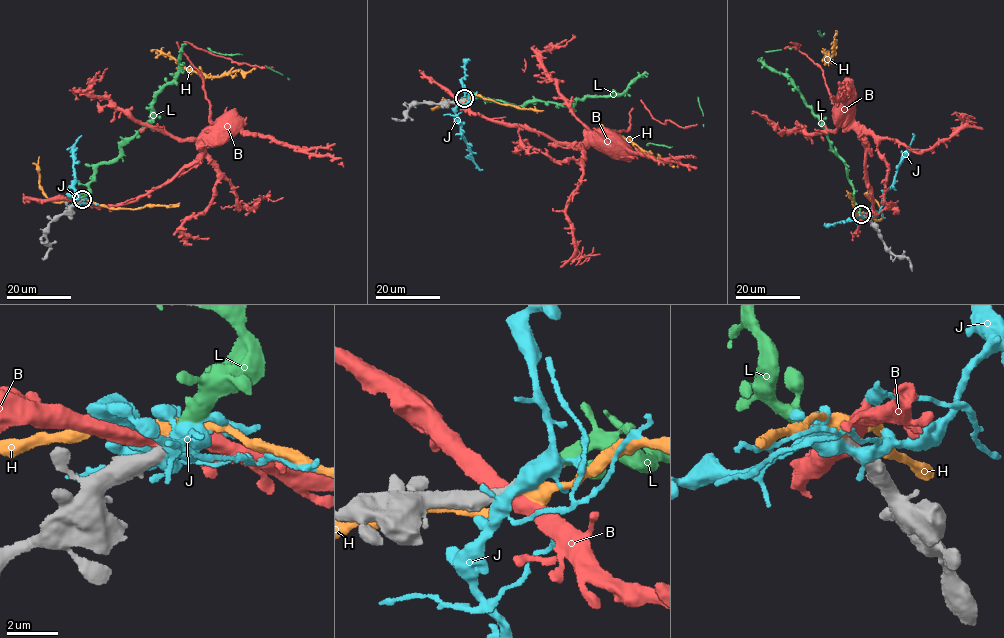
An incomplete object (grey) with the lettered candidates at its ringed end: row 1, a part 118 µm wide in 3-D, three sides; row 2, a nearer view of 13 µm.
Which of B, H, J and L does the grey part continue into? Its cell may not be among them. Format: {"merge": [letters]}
{"merge": ["L"]}

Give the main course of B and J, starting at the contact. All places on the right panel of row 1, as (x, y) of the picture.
B: (866, 216), (872, 211), (872, 205), (864, 175), (865, 150), (846, 117), (846, 111), (840, 108)
J: (864, 216), (871, 217), (883, 205), (884, 193), (894, 183), (902, 154), (913, 133)

